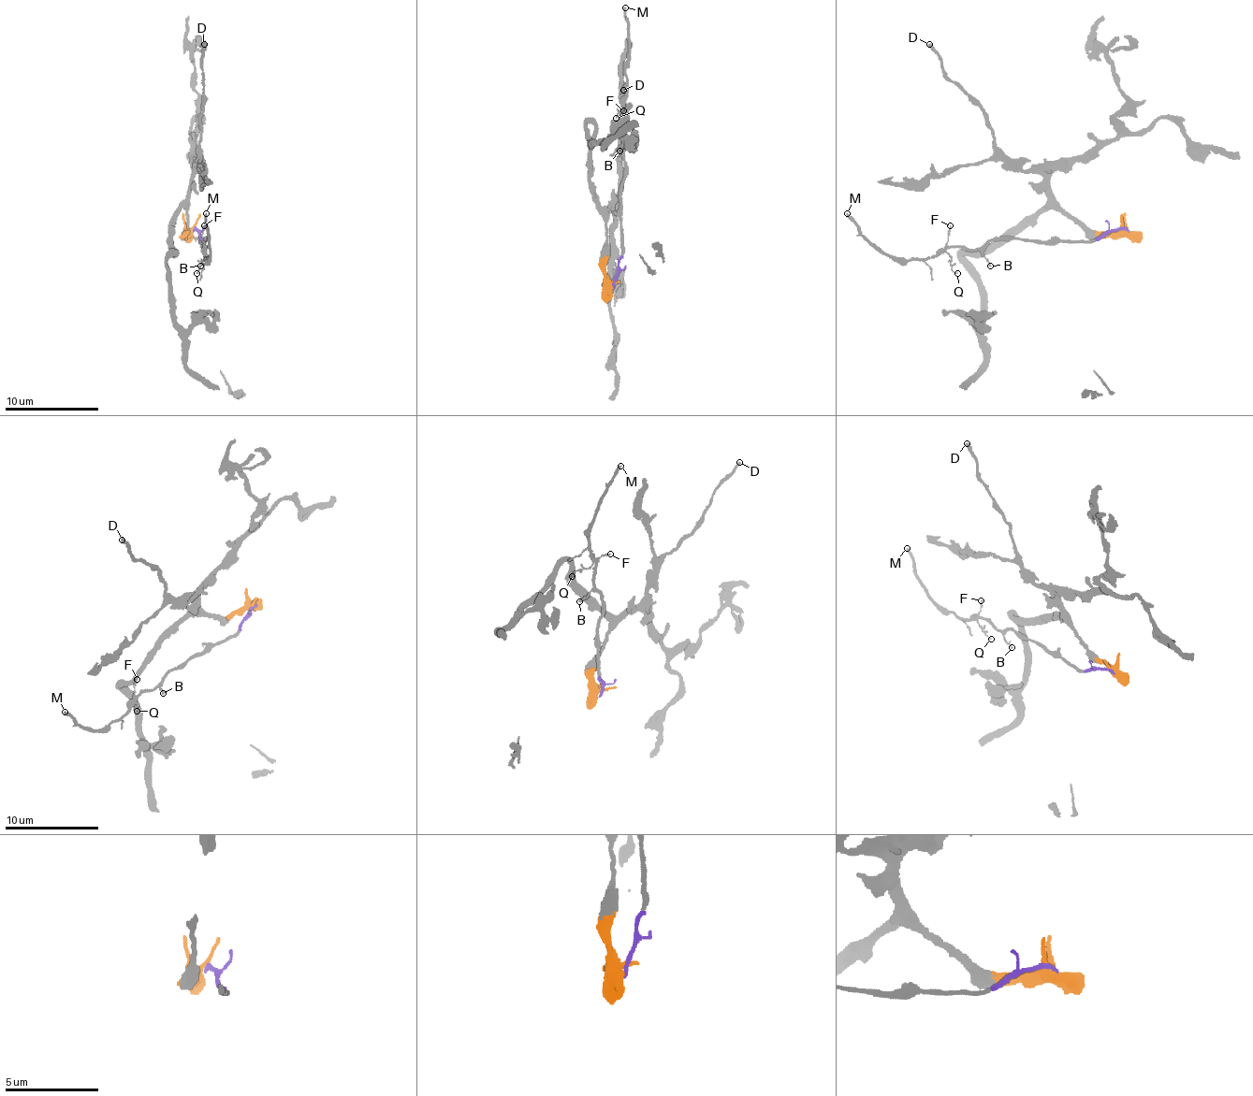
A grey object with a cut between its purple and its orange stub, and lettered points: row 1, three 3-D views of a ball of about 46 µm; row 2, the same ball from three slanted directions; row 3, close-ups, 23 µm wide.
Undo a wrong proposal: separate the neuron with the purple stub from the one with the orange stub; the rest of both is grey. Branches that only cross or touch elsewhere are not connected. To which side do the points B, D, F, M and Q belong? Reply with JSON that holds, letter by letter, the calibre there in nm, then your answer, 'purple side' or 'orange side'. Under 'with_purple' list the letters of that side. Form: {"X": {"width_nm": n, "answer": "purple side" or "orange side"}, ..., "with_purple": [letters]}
{"B": {"width_nm": 120, "answer": "purple side"}, "D": {"width_nm": 240, "answer": "orange side"}, "F": {"width_nm": 120, "answer": "purple side"}, "M": {"width_nm": 200, "answer": "purple side"}, "Q": {"width_nm": 100, "answer": "purple side"}, "with_purple": ["B", "F", "M", "Q"]}

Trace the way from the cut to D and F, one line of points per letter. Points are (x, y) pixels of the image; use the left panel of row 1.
D: (195, 226), (185, 231), (188, 189), (199, 170), (204, 43)
F: (195, 228), (202, 240), (204, 238), (204, 250), (204, 226)

